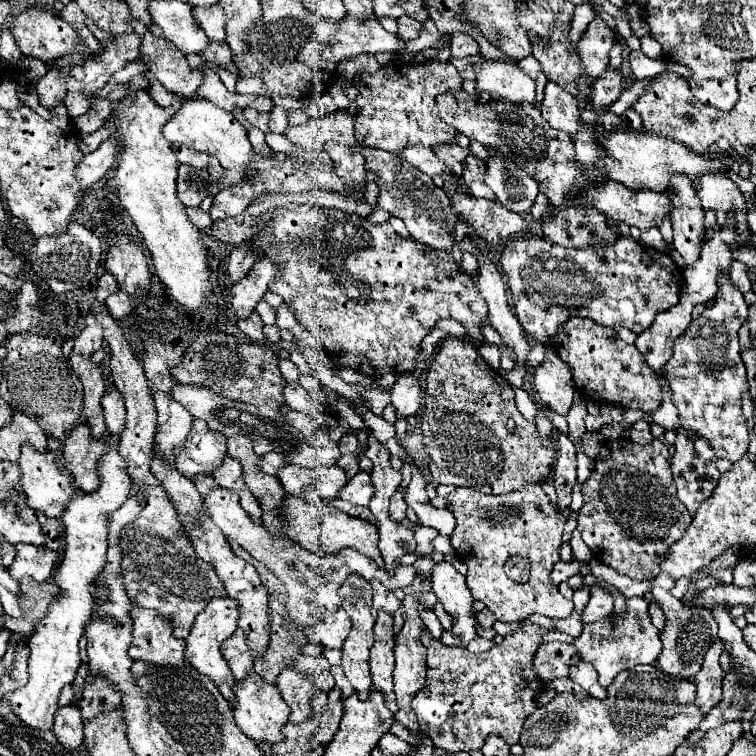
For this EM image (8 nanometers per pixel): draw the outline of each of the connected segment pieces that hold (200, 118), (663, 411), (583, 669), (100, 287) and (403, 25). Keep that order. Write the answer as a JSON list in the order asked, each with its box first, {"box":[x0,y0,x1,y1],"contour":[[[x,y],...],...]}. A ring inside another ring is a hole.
[{"box":[145,70,257,188],"contour":[[[145,70],[145,76],[149,78],[149,86],[145,88],[147,94],[151,96],[151,100],[163,108],[173,106],[175,102],[179,102],[179,110],[171,116],[171,120],[163,126],[163,136],[175,144],[185,144],[189,148],[207,152],[211,156],[215,156],[219,160],[219,164],[225,168],[225,176],[221,180],[221,188],[233,184],[233,182],[241,182],[245,178],[245,172],[249,170],[249,162],[251,156],[255,156],[257,152],[253,150],[249,138],[247,138],[247,130],[233,118],[231,112],[225,112],[221,108],[217,108],[215,104],[211,104],[209,100],[189,100],[181,94],[169,92],[167,88],[163,88],[163,84],[159,80],[153,78],[153,74],[149,70]]]},{"box":[649,374,679,430],"contour":[[[659,374],[659,384],[661,384],[661,390],[663,390],[663,400],[661,400],[661,404],[659,404],[657,410],[649,412],[649,418],[655,424],[663,426],[663,428],[675,430],[675,426],[679,424],[679,414],[675,410],[675,404],[671,402],[671,392],[669,392],[671,388],[667,388],[667,380],[663,378],[663,374]]]},{"box":[569,662,607,698],"contour":[[[577,662],[575,666],[571,666],[569,670],[569,678],[573,682],[577,682],[579,686],[583,686],[585,692],[589,692],[593,698],[605,698],[607,696],[607,690],[599,686],[599,680],[597,680],[597,672],[591,664],[587,662]]]},{"box":[95,272,119,304],"contour":[[[105,272],[101,278],[99,278],[99,282],[97,282],[97,290],[95,290],[95,294],[97,294],[97,304],[103,304],[111,294],[115,294],[119,290],[119,286],[117,286],[117,282],[115,282],[115,276],[113,274],[109,274],[109,272]]]},{"box":[397,16,421,40],"contour":[[[409,16],[399,18],[397,24],[399,24],[399,36],[403,36],[405,40],[413,40],[413,38],[417,38],[419,32],[421,32],[419,22],[413,20],[413,18],[409,18]]]}]

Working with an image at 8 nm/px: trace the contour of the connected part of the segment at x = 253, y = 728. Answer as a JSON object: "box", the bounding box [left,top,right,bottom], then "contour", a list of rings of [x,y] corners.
{"box":[233,670,289,746],"contour":[[[253,670],[249,672],[249,676],[241,682],[237,682],[233,686],[233,692],[235,692],[235,700],[233,700],[233,706],[235,706],[235,722],[237,726],[243,730],[243,734],[247,734],[253,742],[257,742],[257,746],[261,744],[277,744],[277,742],[283,742],[285,736],[283,736],[283,726],[285,722],[289,720],[289,706],[283,702],[279,690],[271,684],[267,684],[259,674],[255,674]]]}

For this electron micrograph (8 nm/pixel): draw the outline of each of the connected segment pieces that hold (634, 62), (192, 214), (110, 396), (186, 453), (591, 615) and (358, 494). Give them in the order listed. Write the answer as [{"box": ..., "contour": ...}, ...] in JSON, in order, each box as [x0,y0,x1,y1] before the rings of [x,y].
[{"box":[629,52,667,80],"contour":[[[631,52],[629,66],[631,66],[631,72],[637,76],[637,80],[653,78],[653,76],[661,74],[663,70],[667,70],[667,64],[663,60],[651,60],[643,52]]]},{"box":[187,208,213,230],"contour":[[[187,208],[187,216],[189,216],[189,220],[191,220],[199,230],[205,230],[205,228],[209,228],[209,226],[213,224],[211,218],[209,218],[209,214],[203,212],[201,208]]]},{"box":[101,388,125,436],"contour":[[[117,388],[107,390],[105,396],[101,398],[101,406],[105,412],[107,432],[111,436],[119,436],[125,426],[125,404],[123,404],[123,396],[119,394],[119,390]]]},{"box":[177,420,225,480],"contour":[[[195,420],[183,448],[177,454],[177,470],[191,480],[199,474],[211,476],[225,456],[225,436],[209,432],[203,420]]]},{"box":[583,584,613,622],"contour":[[[599,584],[589,586],[589,604],[583,610],[583,622],[597,622],[613,612],[613,594]]]},{"box":[339,470,373,506],"contour":[[[361,470],[355,478],[351,478],[339,496],[341,500],[347,500],[355,506],[369,506],[373,498],[373,482],[371,482],[369,472]]]}]

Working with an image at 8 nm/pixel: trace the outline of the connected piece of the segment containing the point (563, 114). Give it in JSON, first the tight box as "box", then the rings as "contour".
{"box":[541,82,579,134],"contour":[[[547,82],[545,98],[541,102],[541,114],[553,128],[567,134],[575,134],[579,128],[577,98],[573,94],[567,94],[567,90],[557,86],[555,82]]]}

